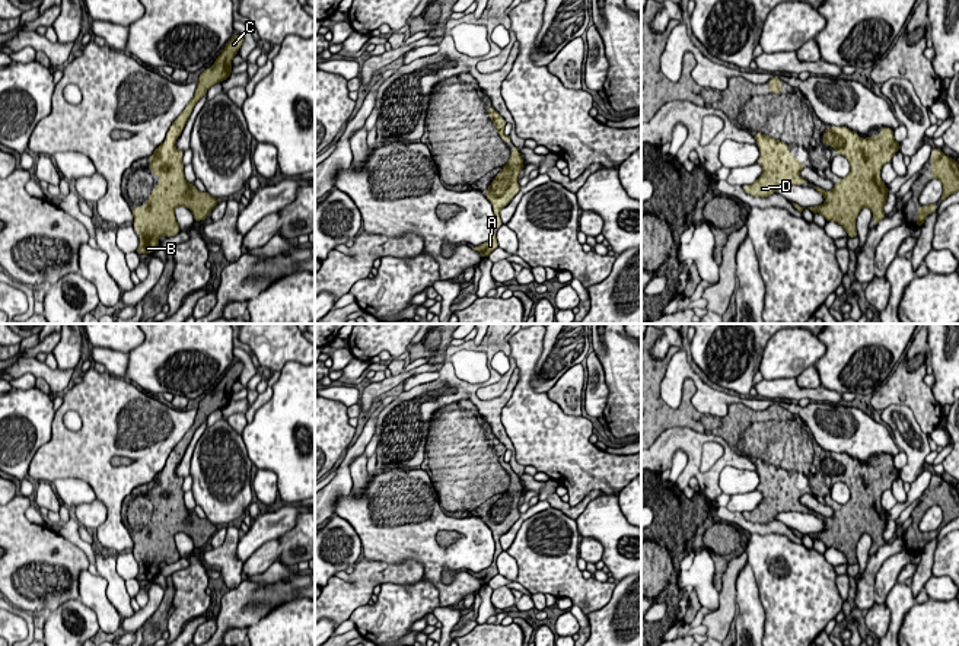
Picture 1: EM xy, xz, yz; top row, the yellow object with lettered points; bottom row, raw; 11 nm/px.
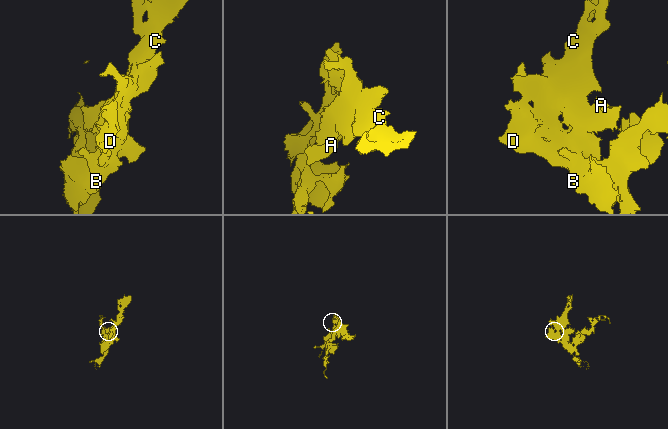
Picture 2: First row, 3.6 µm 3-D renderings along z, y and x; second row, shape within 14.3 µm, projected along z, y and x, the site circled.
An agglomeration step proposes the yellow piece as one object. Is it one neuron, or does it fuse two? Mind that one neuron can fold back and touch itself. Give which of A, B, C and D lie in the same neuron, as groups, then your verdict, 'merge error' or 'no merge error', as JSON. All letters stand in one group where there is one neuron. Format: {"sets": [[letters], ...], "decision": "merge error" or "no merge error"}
{"sets": [["A", "B", "C", "D"]], "decision": "no merge error"}

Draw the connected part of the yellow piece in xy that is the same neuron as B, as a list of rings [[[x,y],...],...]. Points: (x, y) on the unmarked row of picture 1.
[[[240,360],[233,362],[222,381],[217,382],[214,392],[200,401],[192,426],[169,454],[165,468],[152,480],[149,496],[153,502],[159,502],[159,513],[153,513],[146,532],[131,535],[133,551],[140,564],[137,582],[153,580],[160,572],[159,564],[162,561],[172,564],[181,559],[175,544],[178,532],[189,535],[194,547],[201,548],[210,542],[210,538],[219,529],[219,525],[211,524],[207,518],[198,518],[194,510],[185,507],[184,478],[175,474],[175,468],[181,462],[195,430],[213,411],[224,408],[232,401],[232,385],[239,379],[242,369],[243,363]]]

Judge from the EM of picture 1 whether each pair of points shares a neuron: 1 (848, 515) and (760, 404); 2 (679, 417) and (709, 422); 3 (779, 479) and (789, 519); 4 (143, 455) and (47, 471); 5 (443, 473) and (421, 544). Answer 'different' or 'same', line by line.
1: different
2: same
3: different
4: same
5: different

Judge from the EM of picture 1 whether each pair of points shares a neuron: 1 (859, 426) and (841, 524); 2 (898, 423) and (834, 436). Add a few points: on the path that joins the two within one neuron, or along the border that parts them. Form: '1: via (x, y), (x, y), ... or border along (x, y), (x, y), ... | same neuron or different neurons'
1: border along (832, 451), (848, 454), (863, 464), (886, 454) | different neurons
2: border along (894, 441), (899, 449) | different neurons

